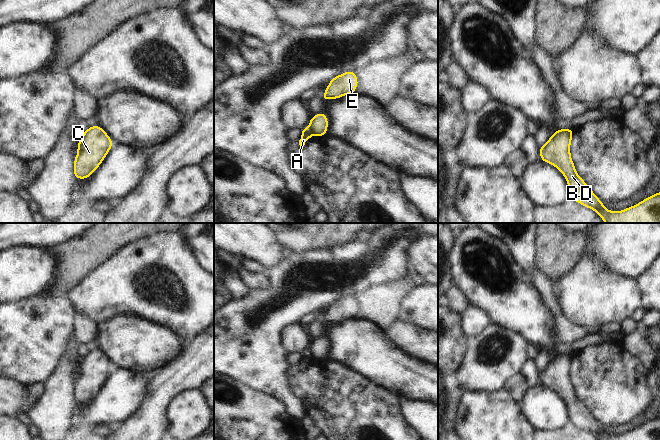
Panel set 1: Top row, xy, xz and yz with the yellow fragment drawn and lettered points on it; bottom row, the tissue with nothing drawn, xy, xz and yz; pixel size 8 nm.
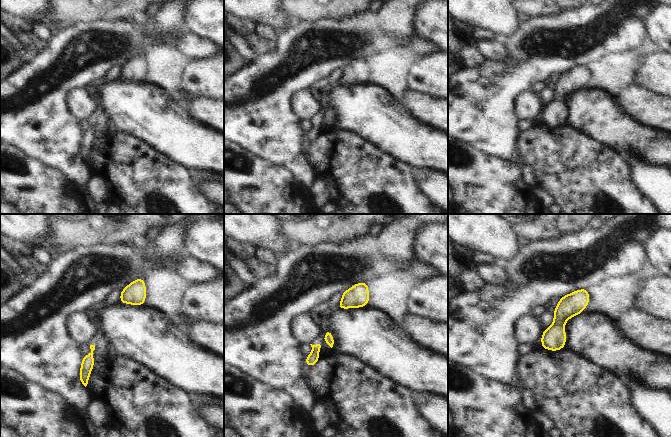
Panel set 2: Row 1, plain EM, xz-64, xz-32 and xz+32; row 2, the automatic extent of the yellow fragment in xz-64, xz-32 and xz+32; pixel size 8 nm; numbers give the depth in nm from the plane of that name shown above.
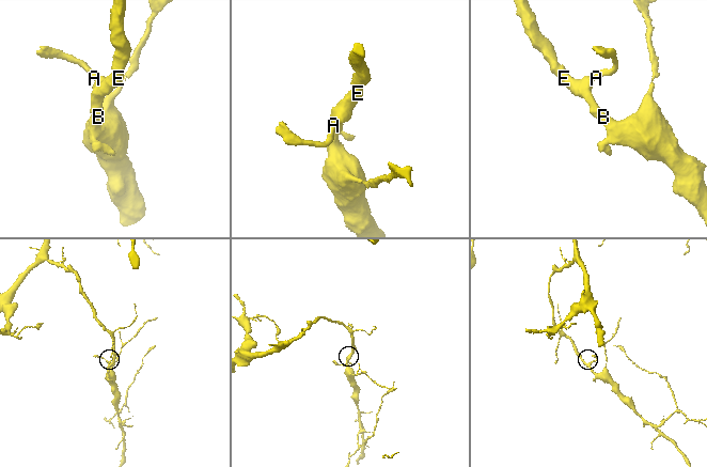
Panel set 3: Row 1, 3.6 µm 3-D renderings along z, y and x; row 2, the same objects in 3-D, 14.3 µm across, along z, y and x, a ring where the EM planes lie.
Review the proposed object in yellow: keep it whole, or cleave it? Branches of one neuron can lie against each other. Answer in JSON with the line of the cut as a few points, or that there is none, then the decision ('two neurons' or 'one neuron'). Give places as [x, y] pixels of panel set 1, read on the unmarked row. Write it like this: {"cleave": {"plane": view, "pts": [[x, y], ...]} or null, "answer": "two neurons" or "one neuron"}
{"cleave": {"plane": "xz", "pts": [[309, 350], [312, 357]]}, "answer": "two neurons"}

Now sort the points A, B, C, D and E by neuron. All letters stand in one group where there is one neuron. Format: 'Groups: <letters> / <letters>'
Groups: A / B C D E.

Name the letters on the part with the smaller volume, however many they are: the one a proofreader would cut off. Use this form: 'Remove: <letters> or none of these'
Remove: A

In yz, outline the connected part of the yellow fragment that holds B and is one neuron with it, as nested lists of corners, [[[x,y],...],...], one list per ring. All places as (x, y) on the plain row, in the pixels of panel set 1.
[[[558,353],[544,370],[539,371],[541,385],[555,390],[566,402],[570,422],[596,435],[597,440],[660,440],[660,416],[622,435],[607,434],[575,394],[570,378],[572,360],[573,355]]]

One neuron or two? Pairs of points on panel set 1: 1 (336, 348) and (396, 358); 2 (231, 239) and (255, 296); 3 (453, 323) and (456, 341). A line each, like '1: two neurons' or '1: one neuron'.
1: one neuron
2: two neurons
3: one neuron

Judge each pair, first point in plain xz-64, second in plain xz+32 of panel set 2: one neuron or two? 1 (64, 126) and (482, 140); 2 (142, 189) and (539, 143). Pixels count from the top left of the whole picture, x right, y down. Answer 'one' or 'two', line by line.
1: one
2: one

